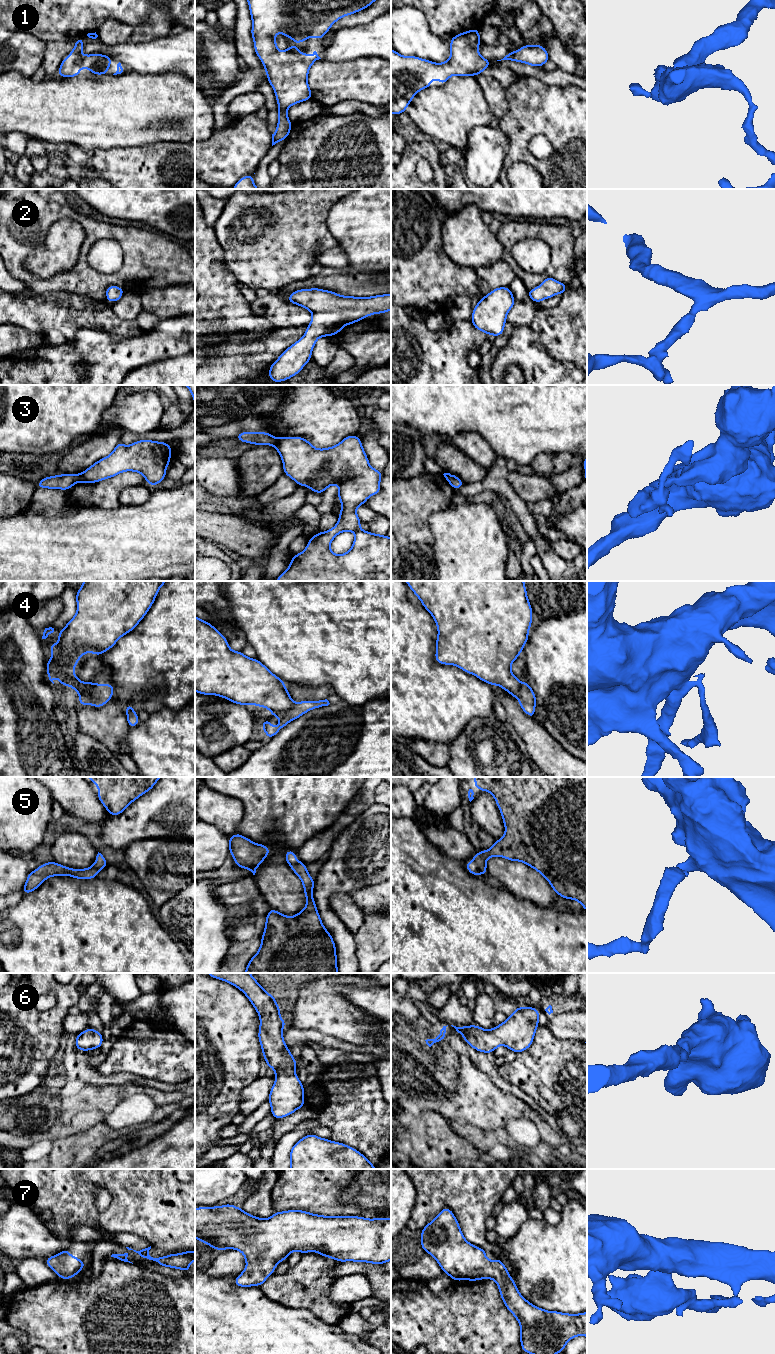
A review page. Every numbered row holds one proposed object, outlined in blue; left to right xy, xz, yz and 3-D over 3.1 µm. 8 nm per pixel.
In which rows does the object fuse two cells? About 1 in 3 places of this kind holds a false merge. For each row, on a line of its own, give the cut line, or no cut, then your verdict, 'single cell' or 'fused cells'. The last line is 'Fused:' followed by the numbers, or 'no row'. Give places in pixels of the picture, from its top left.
1: no cut; single cell
2: no cut; single cell
3: cut in xy along (81, 474), (78, 481); fused cells
4: cut in xz along (294, 703), (289, 709), (272, 713); fused cells
5: no cut; single cell
6: no cut; single cell
7: no cut; single cell
Fused: 3, 4

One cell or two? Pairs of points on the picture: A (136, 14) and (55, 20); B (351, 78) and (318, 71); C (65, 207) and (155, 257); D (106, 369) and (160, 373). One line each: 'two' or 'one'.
A: one
B: one
C: one
D: two

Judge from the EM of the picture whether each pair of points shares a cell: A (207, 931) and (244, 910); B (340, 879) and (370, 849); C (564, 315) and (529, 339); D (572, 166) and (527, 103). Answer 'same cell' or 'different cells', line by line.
A: different cells
B: same cell
C: different cells
D: same cell

